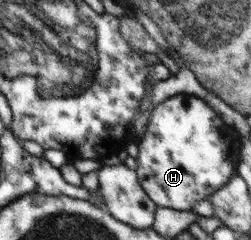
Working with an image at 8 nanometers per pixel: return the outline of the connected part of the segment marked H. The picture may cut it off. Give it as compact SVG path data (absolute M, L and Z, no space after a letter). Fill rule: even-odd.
M179 93L163 103L156 104L145 133L133 152L137 163L135 171L140 184L158 207L191 210L194 203L210 196L235 176L234 153L221 133L221 127L225 127L225 124L206 101L193 94Z

